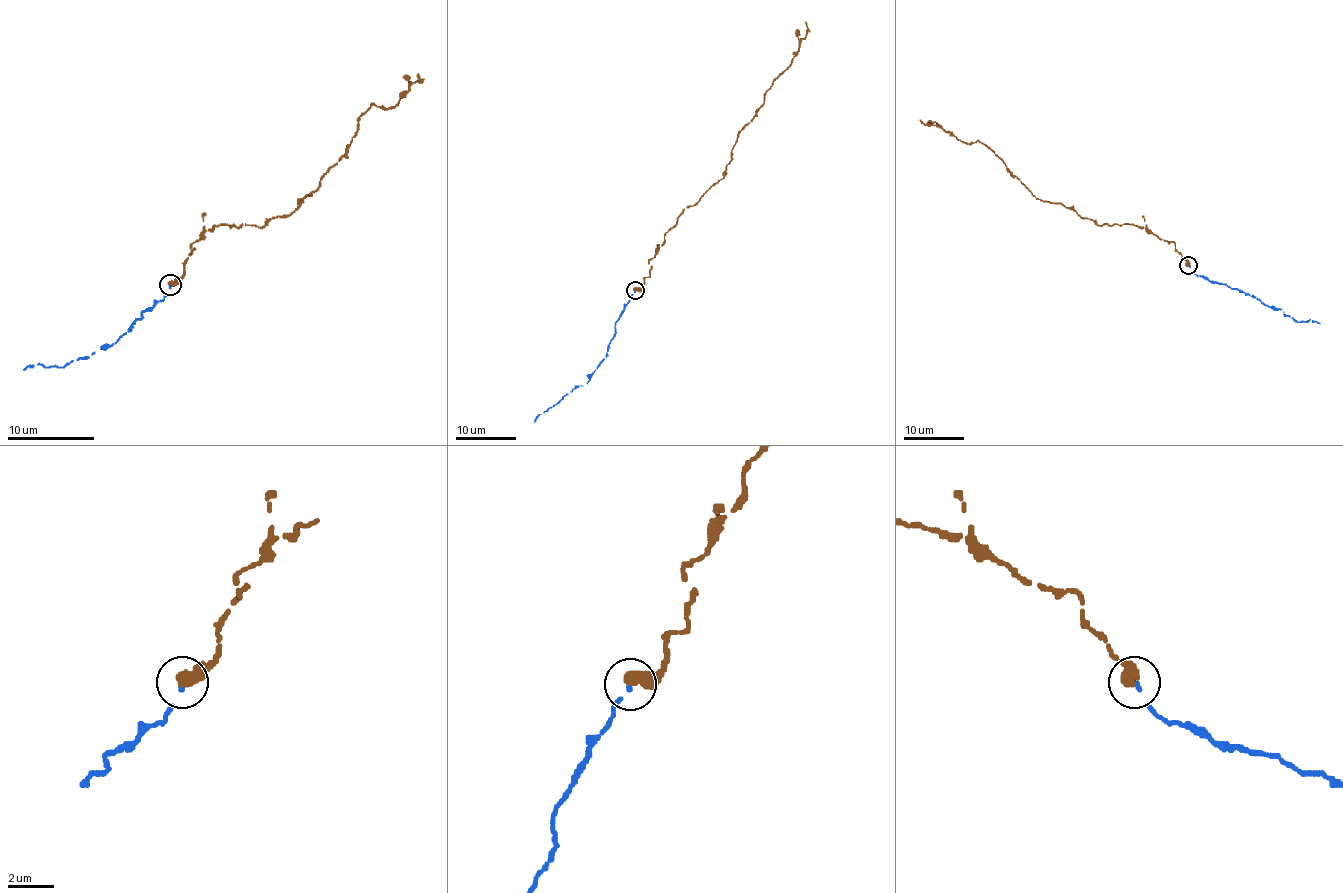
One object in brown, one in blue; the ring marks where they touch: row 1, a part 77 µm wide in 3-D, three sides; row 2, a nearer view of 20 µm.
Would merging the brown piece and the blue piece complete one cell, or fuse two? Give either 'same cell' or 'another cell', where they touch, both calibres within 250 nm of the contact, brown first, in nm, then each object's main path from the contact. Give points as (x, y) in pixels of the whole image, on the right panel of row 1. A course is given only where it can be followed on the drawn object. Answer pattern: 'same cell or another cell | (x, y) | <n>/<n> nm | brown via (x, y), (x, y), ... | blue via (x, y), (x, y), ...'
same cell | (1188, 265) | 550/140 nm | brown via (1189, 265), (1172, 241), (1145, 228), (1097, 225), (1057, 202), (1037, 199), (985, 144), (966, 144), (919, 120) | blue via (1189, 265), (1198, 276), (1241, 291), (1270, 307), (1282, 309), (1283, 315), (1298, 322), (1310, 319), (1319, 324)

